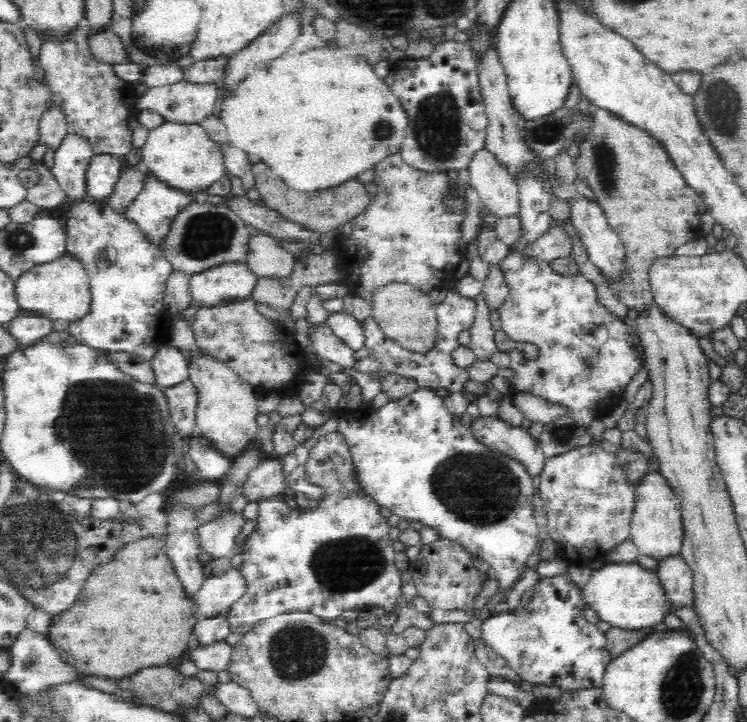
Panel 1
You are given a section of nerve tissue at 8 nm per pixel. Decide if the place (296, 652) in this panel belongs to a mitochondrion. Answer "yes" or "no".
yes

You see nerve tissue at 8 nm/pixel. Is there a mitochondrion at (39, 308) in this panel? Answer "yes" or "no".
no

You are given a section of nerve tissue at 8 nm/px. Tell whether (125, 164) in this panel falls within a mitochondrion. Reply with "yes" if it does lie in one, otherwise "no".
no

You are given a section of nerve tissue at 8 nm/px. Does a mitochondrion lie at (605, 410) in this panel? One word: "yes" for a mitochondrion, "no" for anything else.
no

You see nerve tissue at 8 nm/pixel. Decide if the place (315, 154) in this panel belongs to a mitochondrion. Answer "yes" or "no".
no

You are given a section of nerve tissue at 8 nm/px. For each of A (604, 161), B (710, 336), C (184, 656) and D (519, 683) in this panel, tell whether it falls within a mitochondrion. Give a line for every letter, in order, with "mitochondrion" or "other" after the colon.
A: mitochondrion
B: other
C: other
D: other

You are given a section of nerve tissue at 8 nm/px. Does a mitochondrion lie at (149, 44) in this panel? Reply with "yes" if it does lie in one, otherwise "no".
yes

